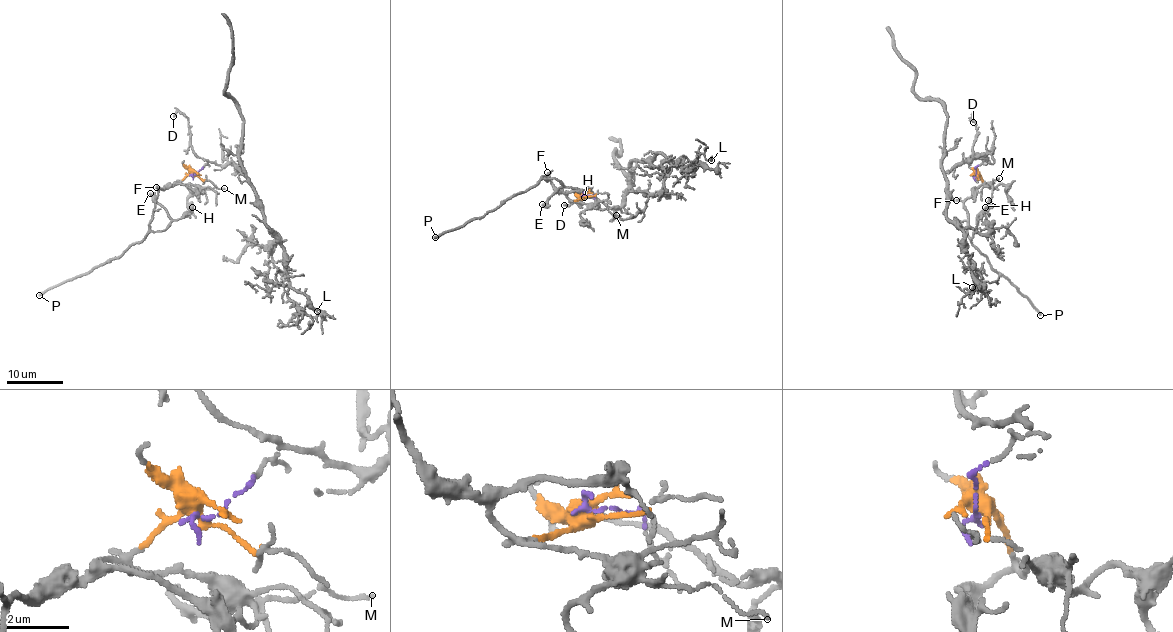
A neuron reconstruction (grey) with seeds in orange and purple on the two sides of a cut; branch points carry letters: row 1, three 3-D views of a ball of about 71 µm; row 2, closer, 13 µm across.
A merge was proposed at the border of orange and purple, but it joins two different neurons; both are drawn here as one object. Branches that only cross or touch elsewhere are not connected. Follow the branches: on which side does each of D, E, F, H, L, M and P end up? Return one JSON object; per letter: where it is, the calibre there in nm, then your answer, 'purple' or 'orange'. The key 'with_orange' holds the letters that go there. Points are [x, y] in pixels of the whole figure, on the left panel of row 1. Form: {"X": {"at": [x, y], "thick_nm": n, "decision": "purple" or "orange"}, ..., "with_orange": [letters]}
{"D": {"at": [173, 116], "thick_nm": 120, "decision": "purple"}, "E": {"at": [150, 193], "thick_nm": 240, "decision": "orange"}, "F": {"at": [156, 187], "thick_nm": 140, "decision": "orange"}, "H": {"at": [192, 207], "thick_nm": 120, "decision": "orange"}, "L": {"at": [317, 311], "thick_nm": 70, "decision": "purple"}, "M": {"at": [224, 188], "thick_nm": 100, "decision": "orange"}, "P": {"at": [39, 295], "thick_nm": 220, "decision": "orange"}, "with_orange": ["E", "F", "H", "M", "P"]}

